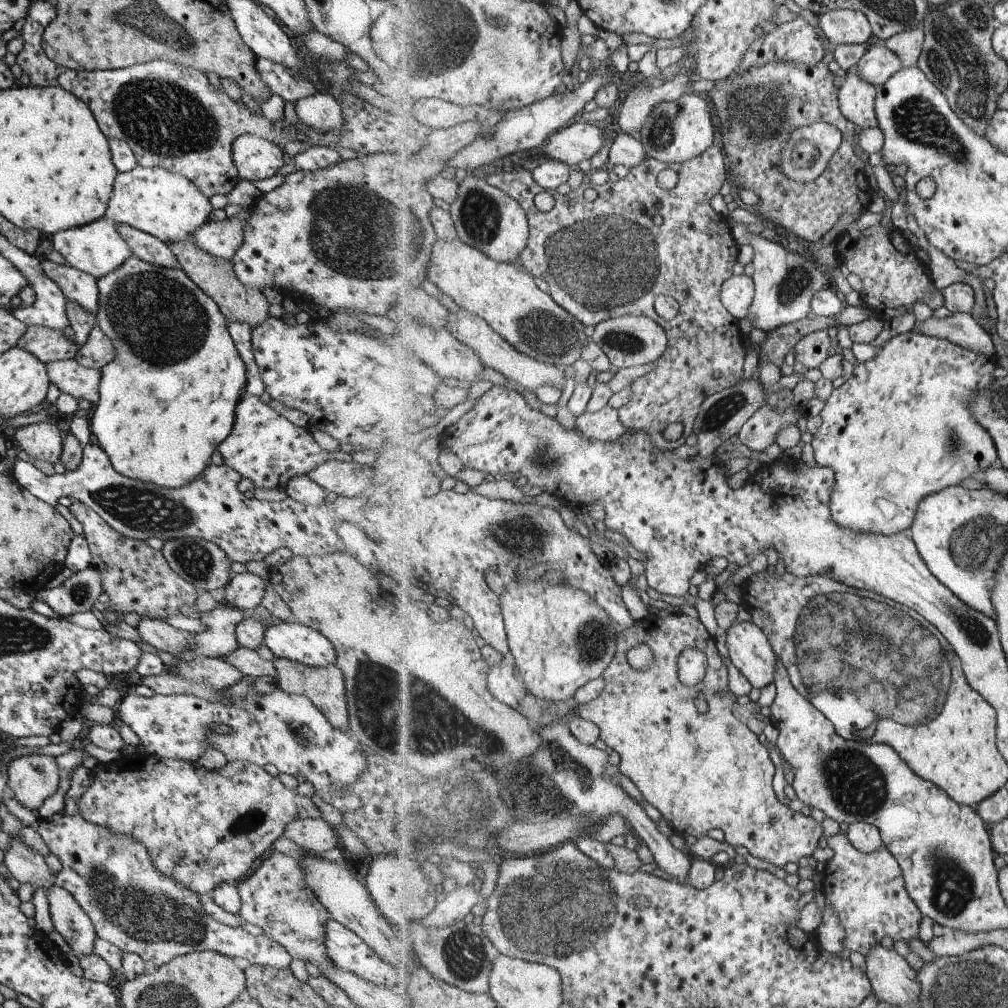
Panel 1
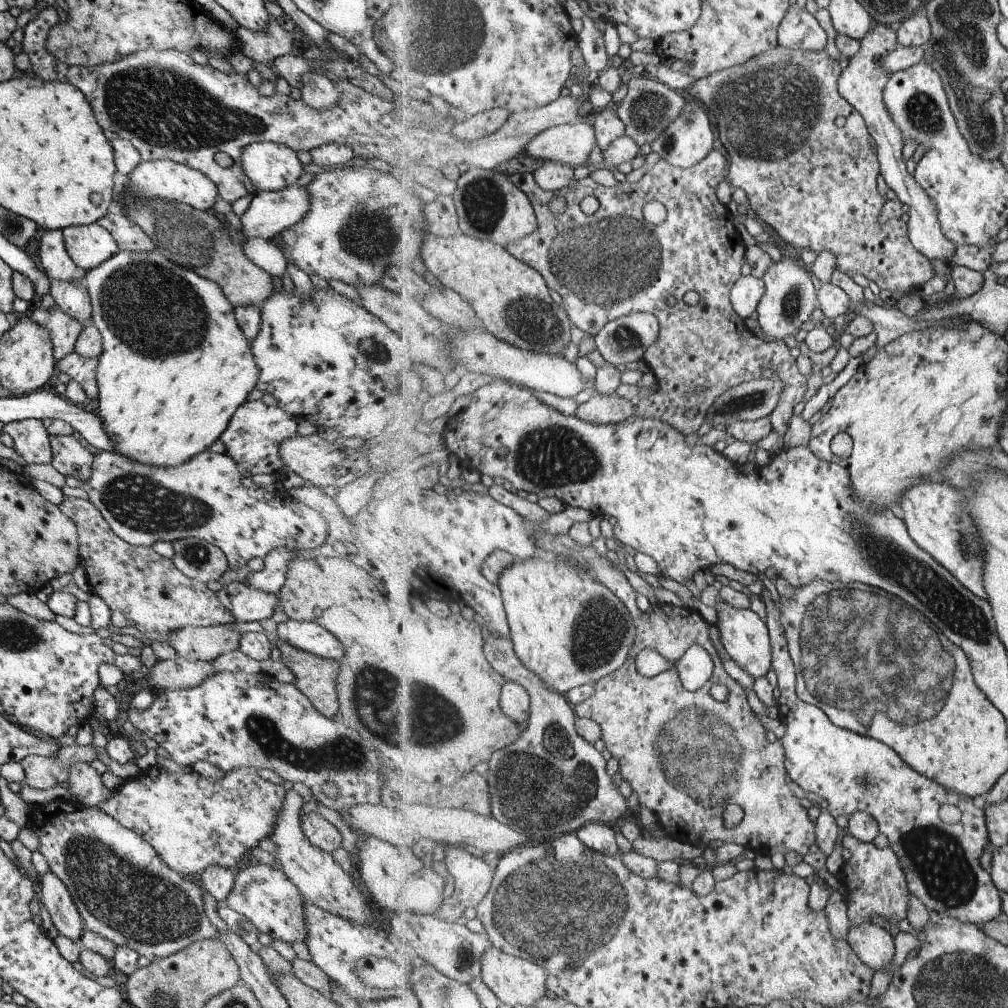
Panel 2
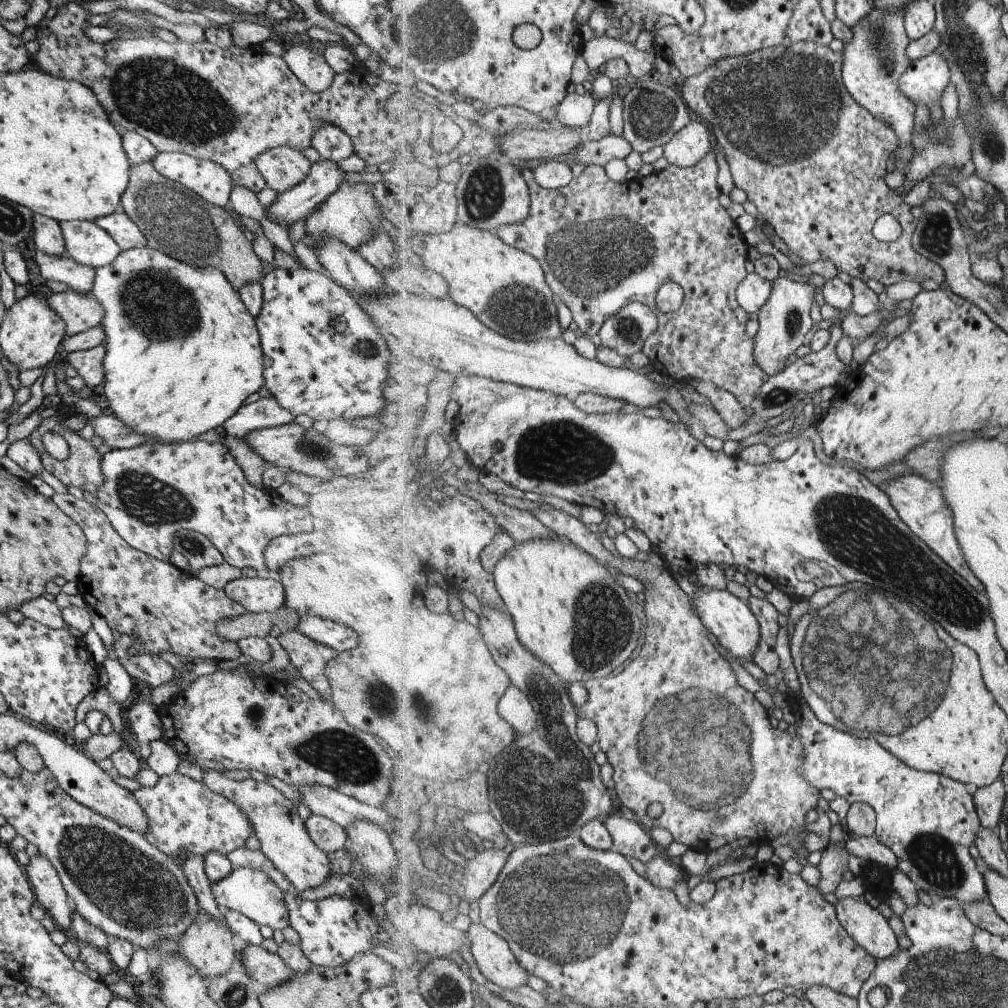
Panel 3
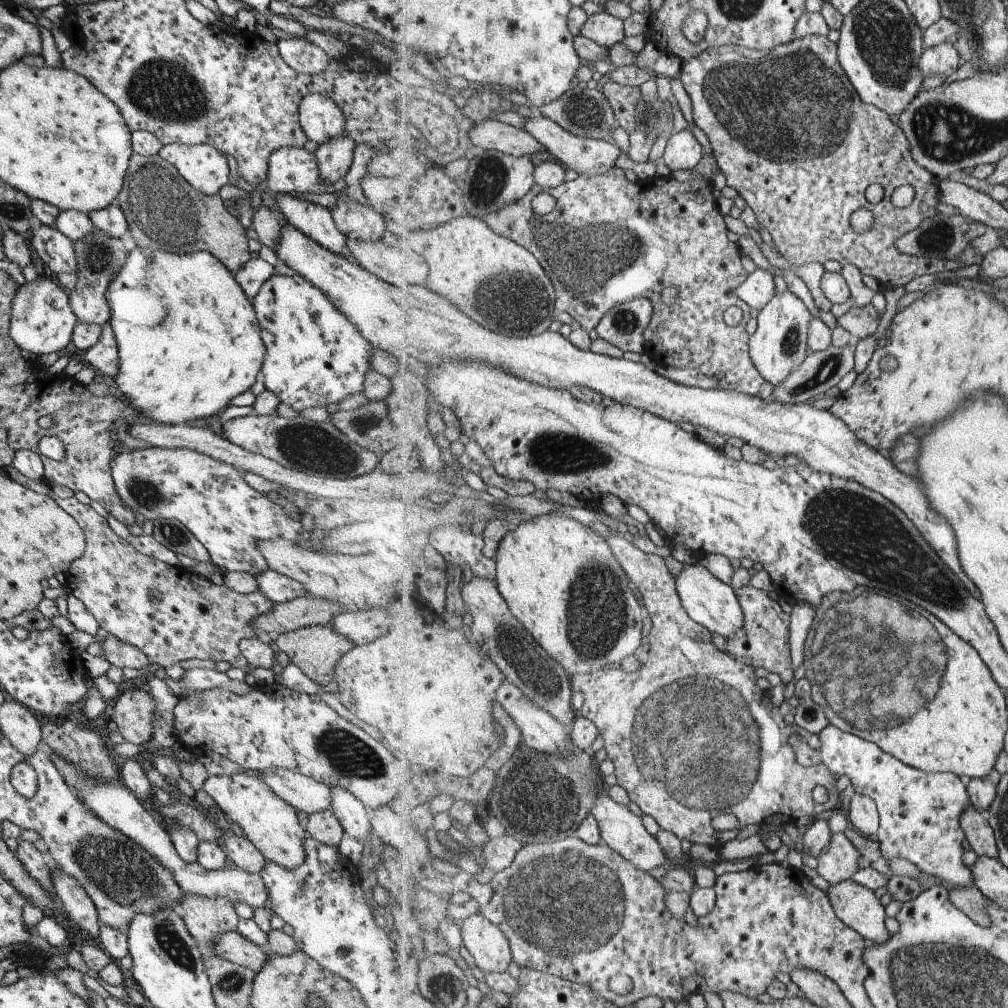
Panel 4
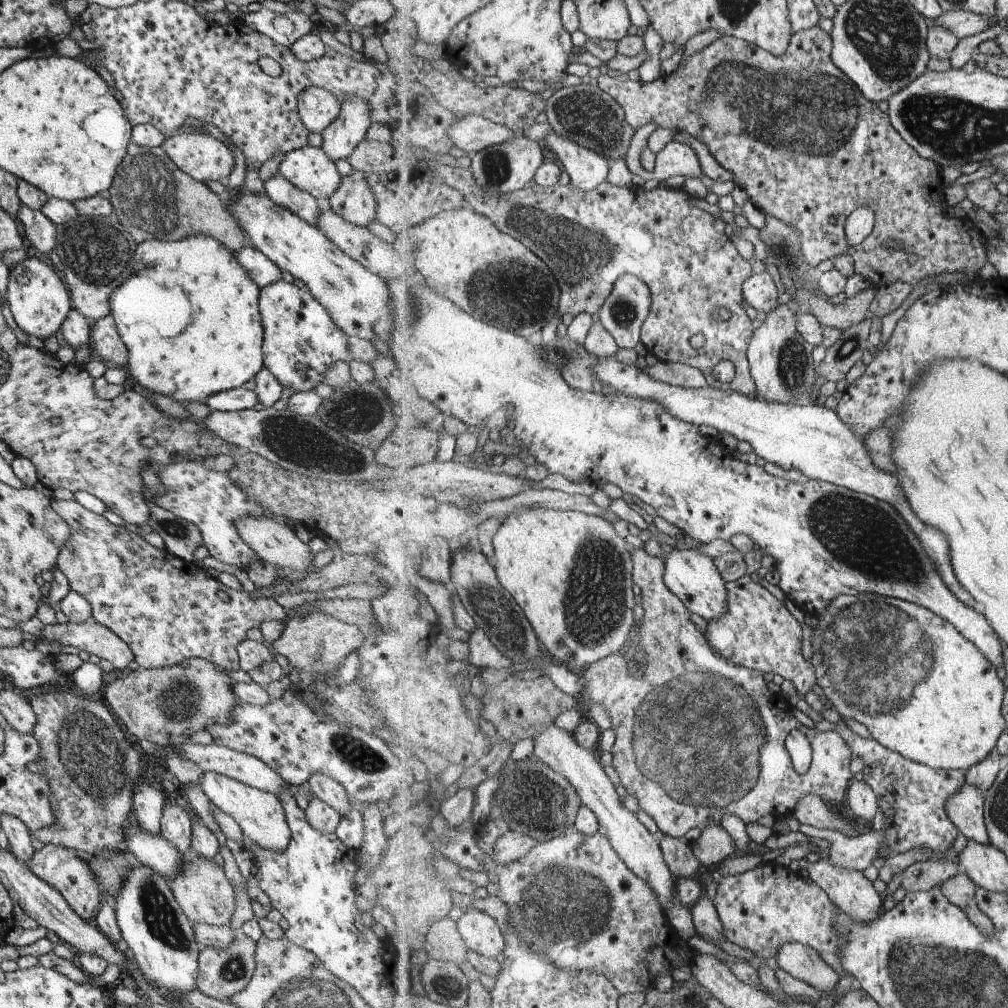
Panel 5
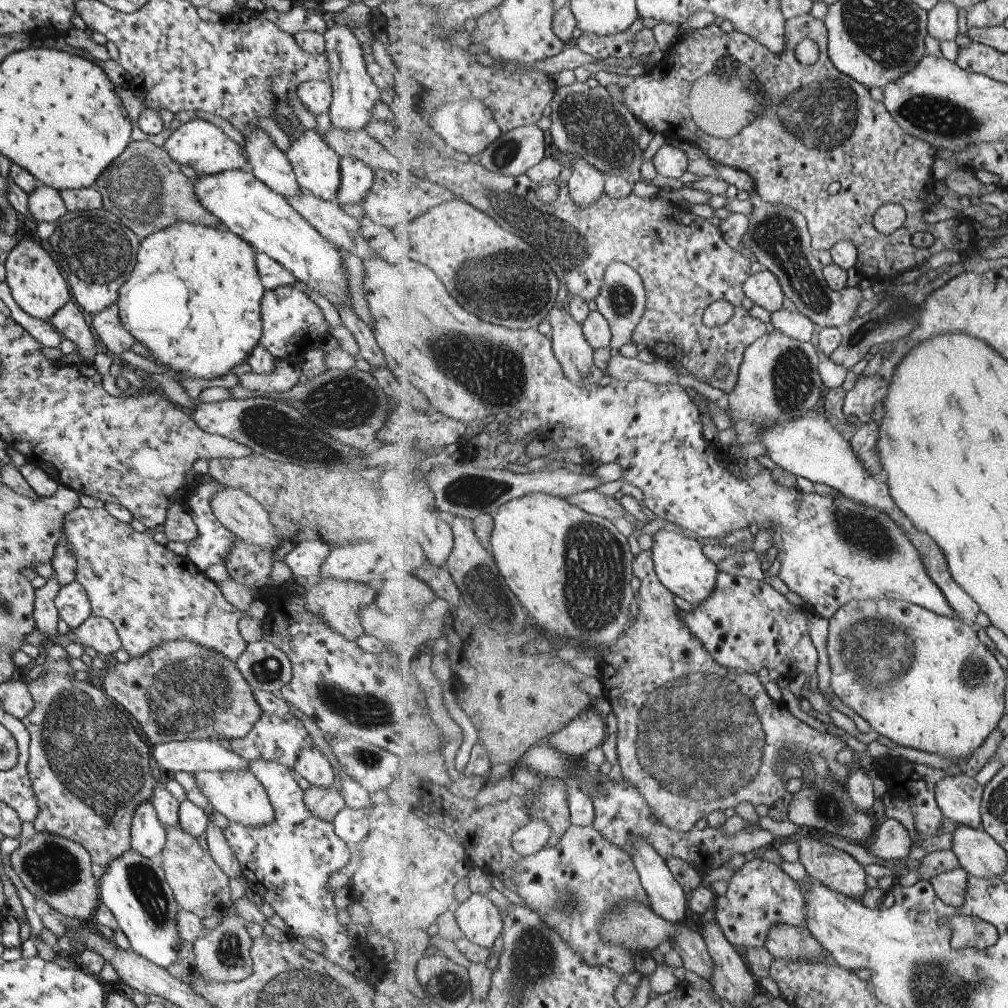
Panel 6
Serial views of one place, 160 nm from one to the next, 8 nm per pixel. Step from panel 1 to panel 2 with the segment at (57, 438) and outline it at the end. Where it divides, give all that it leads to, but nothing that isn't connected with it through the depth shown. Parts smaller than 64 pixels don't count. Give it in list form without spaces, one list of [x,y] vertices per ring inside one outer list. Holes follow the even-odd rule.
[[[37,419],[11,421],[2,426],[12,440],[12,449],[25,464],[47,464],[51,460],[48,433]]]

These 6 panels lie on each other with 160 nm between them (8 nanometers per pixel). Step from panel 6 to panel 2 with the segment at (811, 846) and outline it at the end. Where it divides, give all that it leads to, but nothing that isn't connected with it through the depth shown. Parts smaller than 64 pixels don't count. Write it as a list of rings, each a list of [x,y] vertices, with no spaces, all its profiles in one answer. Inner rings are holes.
[[[867,921],[863,925],[851,925],[848,934],[849,944],[862,958],[862,962],[871,966],[875,973],[894,961],[896,944],[891,932],[883,926]]]

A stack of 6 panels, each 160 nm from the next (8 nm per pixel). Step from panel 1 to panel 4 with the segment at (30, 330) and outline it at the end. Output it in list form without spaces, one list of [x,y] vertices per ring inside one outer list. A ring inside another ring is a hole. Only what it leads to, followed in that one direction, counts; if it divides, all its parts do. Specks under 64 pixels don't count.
[[[93,229],[91,237],[83,236],[72,242],[76,260],[77,280],[73,288],[67,292],[69,306],[76,316],[77,322],[104,325],[110,319],[106,301],[106,288],[123,266],[129,252],[123,247],[121,238],[109,237],[101,229]]]

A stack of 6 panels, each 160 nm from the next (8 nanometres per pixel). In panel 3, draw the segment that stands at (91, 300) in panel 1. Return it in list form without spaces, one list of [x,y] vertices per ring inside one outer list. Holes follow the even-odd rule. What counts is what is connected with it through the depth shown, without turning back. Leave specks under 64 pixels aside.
[[[32,215],[32,232],[35,250],[43,251],[48,255],[61,255],[65,247],[59,223],[52,218]]]

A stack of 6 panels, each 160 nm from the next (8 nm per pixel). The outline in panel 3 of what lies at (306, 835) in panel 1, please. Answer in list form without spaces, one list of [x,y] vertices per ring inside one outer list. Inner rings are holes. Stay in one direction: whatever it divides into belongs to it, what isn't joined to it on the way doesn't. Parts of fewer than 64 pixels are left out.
[[[311,813],[304,821],[304,825],[309,838],[324,853],[342,849],[347,840],[344,828],[324,816]]]

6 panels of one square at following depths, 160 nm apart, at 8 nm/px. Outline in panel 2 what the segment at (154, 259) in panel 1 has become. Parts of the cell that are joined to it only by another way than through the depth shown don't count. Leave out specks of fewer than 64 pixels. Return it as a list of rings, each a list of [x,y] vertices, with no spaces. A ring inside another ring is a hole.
[[[117,209],[96,220],[113,237],[119,251],[149,252],[155,250],[155,244],[131,219]]]

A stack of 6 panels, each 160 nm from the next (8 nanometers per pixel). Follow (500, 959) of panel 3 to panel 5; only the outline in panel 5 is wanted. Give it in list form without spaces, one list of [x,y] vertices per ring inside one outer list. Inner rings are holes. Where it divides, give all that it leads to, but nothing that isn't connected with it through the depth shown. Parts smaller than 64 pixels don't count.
[[[473,907],[456,914],[459,932],[470,950],[492,959],[497,958],[500,954],[504,956],[507,950],[507,938],[500,924],[490,914]]]

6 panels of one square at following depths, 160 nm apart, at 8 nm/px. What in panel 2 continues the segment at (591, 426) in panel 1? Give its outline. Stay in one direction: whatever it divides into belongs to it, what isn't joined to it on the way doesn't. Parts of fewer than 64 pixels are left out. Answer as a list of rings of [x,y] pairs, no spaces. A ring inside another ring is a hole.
[[[616,393],[606,397],[595,394],[578,405],[575,410],[578,417],[600,425],[623,422],[633,416],[634,412],[636,412],[635,401],[627,400]]]

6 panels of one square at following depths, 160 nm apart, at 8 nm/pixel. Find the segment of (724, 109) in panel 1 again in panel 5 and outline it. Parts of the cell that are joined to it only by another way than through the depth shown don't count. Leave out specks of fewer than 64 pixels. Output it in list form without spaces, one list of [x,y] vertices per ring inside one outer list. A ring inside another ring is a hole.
[[[820,24],[795,32],[782,57],[776,57],[756,44],[725,35],[683,59],[677,70],[667,76],[661,75],[651,82],[643,82],[629,80],[624,75],[615,78],[603,75],[597,78],[597,86],[623,106],[627,112],[627,122],[635,130],[647,122],[672,129],[671,116],[673,124],[677,118],[679,131],[685,130],[704,142],[712,155],[730,170],[733,182],[747,192],[748,199],[757,209],[799,230],[803,238],[803,252],[811,266],[817,266],[827,258],[833,260],[840,254],[851,253],[856,262],[856,273],[869,280],[879,291],[897,280],[916,285],[927,275],[983,268],[988,261],[988,251],[985,238],[976,224],[968,216],[951,218],[943,208],[939,210],[937,206],[943,204],[943,200],[931,200],[933,192],[937,192],[933,186],[943,182],[938,164],[923,158],[893,126],[890,114],[868,99],[833,62],[833,49],[832,36]],[[708,79],[709,83],[706,82]],[[709,97],[715,104],[721,104],[721,98],[729,100],[727,112],[729,116],[735,114],[733,118],[741,121],[742,133],[733,135],[733,130],[713,132],[705,126],[698,106],[705,102],[709,108]],[[859,207],[869,207],[875,213],[876,225],[862,243],[851,246],[845,237],[846,220]],[[929,230],[931,244],[925,240]],[[897,243],[904,248],[896,247]],[[925,252],[930,252],[931,262]],[[916,254],[923,256],[923,260],[917,260]],[[923,262],[927,264],[927,270],[931,264],[931,272],[921,270]]]

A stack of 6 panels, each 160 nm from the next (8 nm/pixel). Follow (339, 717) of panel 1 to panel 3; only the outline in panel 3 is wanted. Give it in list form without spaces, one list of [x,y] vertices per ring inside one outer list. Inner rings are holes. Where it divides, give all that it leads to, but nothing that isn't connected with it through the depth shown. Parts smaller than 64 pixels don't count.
[[[297,628],[281,633],[276,639],[287,653],[290,666],[299,671],[300,677],[319,693],[321,699],[329,700],[330,683],[325,666],[338,656],[338,652],[308,639]]]

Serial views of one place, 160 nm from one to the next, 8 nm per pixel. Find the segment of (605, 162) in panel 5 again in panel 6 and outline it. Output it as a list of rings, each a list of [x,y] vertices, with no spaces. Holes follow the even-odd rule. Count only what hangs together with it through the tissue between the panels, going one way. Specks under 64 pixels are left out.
[[[577,157],[571,171],[572,175],[567,183],[572,200],[581,208],[595,204],[603,194],[605,174],[589,161]]]

